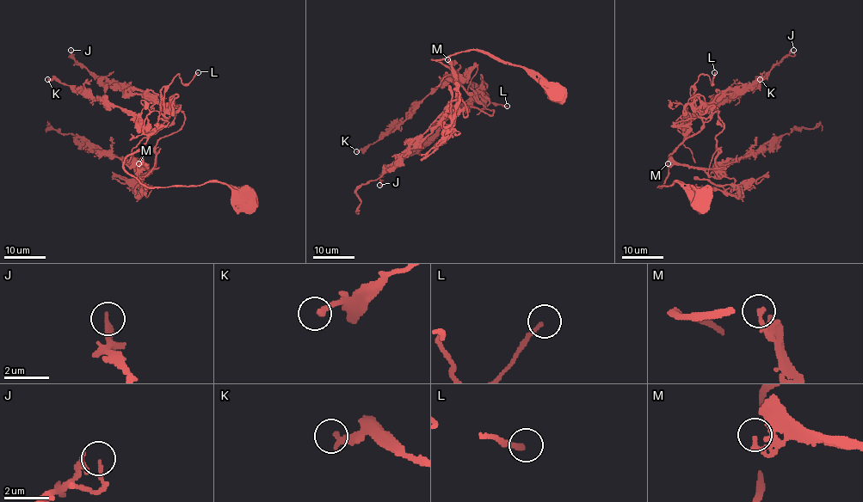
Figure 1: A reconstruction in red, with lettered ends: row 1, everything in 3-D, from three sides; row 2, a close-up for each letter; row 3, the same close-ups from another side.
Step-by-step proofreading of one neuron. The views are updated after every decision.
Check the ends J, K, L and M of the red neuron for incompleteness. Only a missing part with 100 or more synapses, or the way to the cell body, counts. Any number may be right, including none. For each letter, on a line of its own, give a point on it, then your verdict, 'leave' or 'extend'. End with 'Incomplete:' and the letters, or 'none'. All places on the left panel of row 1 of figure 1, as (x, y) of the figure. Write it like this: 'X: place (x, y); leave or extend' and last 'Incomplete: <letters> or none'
J: place (70, 50); leave
K: place (47, 79); leave
L: place (198, 72); extend
M: place (138, 163); leave
Incomplete: L

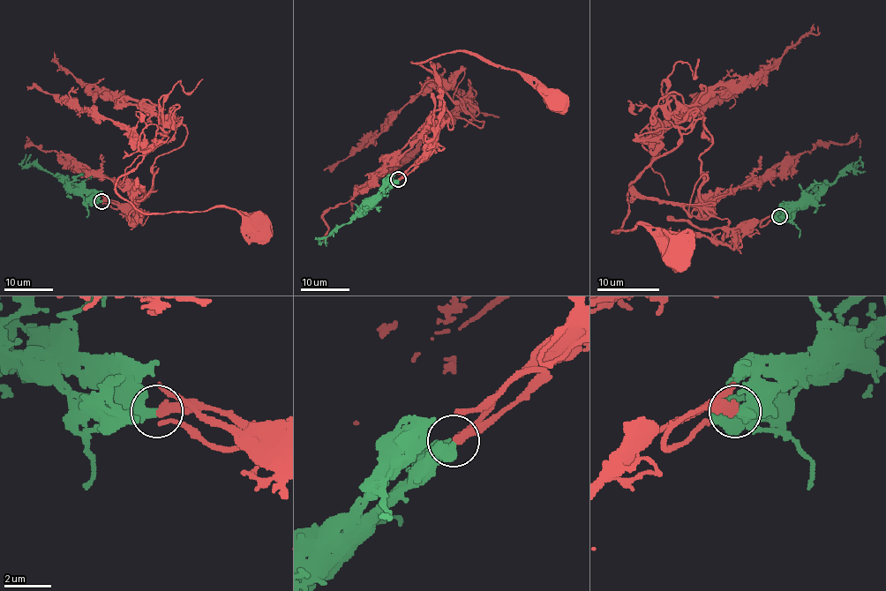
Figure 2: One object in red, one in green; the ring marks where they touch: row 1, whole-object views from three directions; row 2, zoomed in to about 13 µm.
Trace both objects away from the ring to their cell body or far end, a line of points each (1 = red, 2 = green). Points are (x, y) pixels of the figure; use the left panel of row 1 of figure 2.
1: (101, 201), (138, 210), (153, 161), (187, 136), (182, 124), (116, 191), (144, 213), (229, 207), (261, 232)
2: (101, 201), (72, 184), (64, 183), (52, 173), (27, 163), (24, 160), (26, 153)

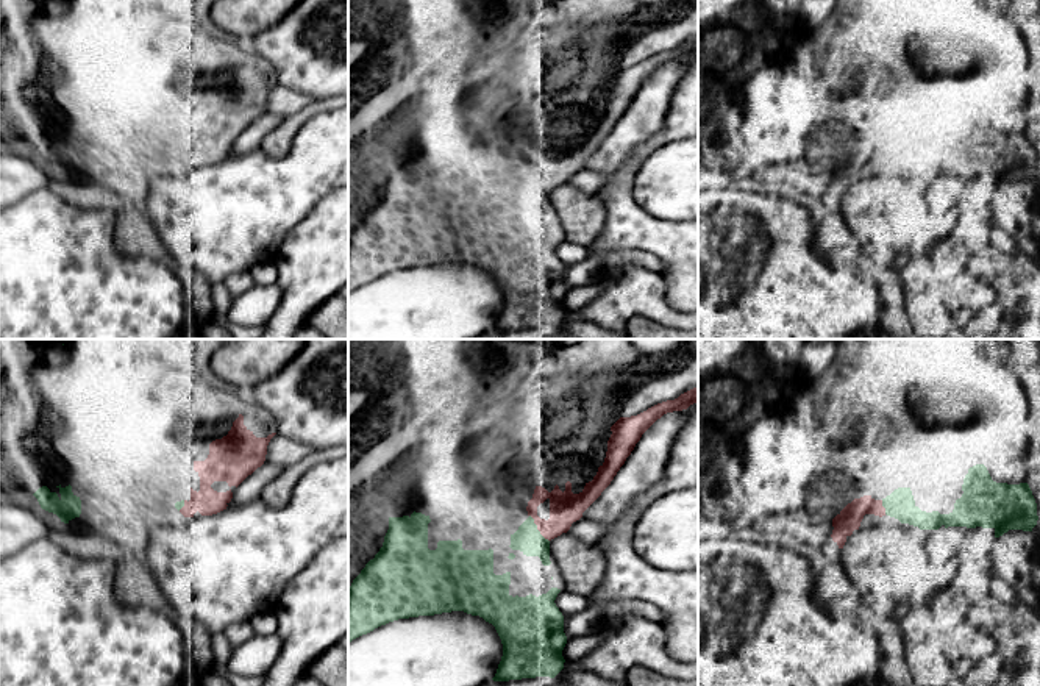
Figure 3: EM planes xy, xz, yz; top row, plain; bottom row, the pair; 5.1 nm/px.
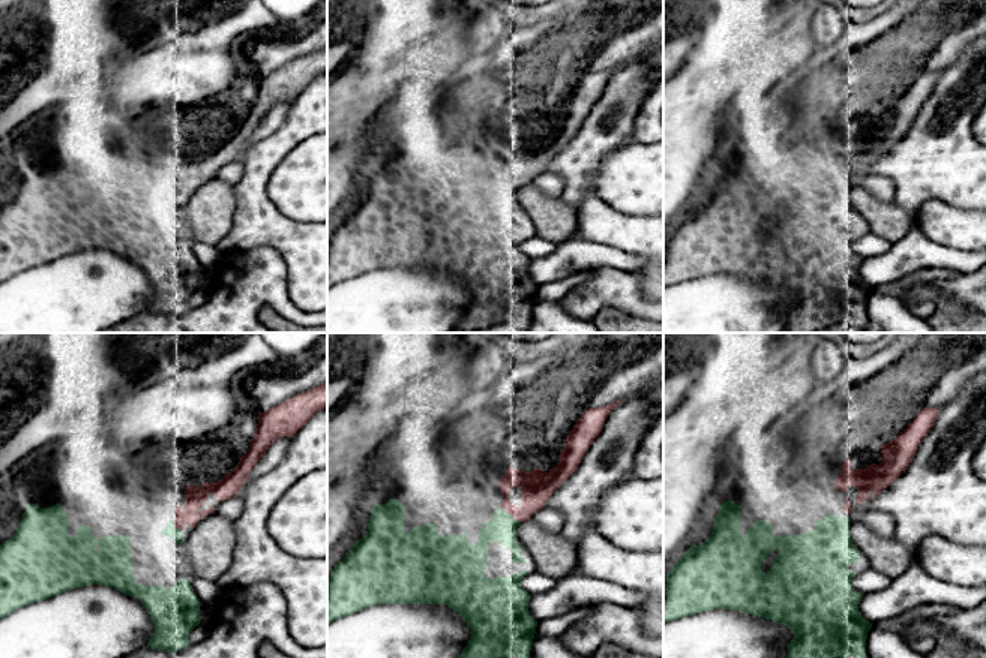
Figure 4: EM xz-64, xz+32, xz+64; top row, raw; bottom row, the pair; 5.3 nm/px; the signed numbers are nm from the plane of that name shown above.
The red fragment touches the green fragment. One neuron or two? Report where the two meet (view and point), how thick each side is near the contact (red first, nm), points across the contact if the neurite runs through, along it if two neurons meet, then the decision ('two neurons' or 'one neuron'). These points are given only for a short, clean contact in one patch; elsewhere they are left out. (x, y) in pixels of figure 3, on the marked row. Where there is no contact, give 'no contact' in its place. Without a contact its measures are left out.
xz (537, 528) | 160/140 nm | one neuron

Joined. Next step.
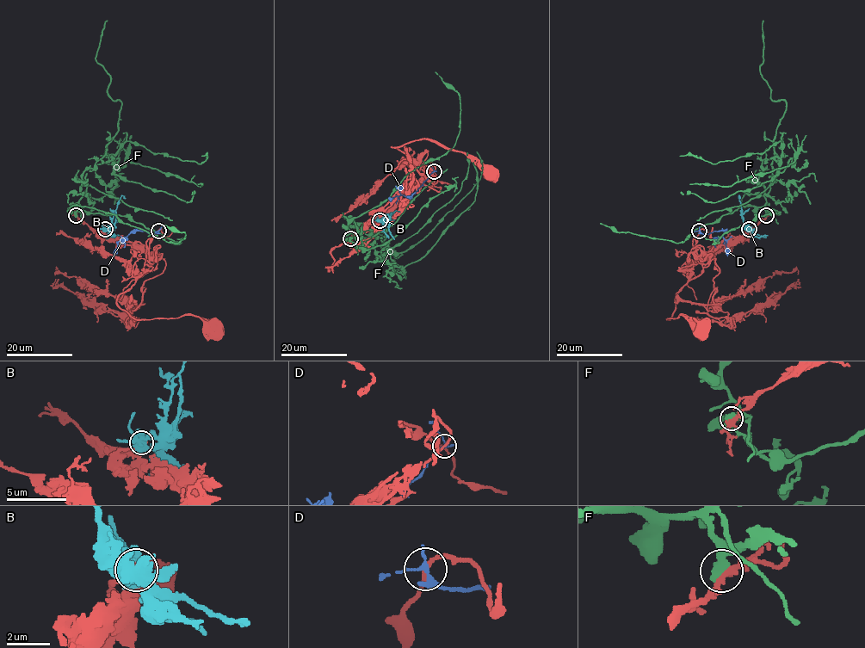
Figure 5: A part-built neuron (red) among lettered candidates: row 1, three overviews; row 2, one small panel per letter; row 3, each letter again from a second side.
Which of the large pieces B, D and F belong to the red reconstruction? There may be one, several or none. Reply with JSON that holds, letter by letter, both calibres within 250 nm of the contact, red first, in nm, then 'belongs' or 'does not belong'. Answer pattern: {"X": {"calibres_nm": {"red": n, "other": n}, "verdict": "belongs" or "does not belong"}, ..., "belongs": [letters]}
{"B": {"calibres_nm": {"red": 200, "other": 550}, "verdict": "does not belong"}, "D": {"calibres_nm": {"red": 170, "other": 190}, "verdict": "does not belong"}, "F": {"calibres_nm": {"red": 260, "other": 700}, "verdict": "does not belong"}, "belongs": []}

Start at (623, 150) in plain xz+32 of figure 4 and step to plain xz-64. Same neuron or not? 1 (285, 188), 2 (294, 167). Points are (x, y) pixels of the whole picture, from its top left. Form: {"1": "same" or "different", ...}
{"1": "same", "2": "same"}

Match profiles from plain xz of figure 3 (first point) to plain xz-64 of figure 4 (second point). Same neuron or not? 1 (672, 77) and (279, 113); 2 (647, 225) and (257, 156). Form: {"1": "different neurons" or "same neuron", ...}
{"1": "same neuron", "2": "same neuron"}

